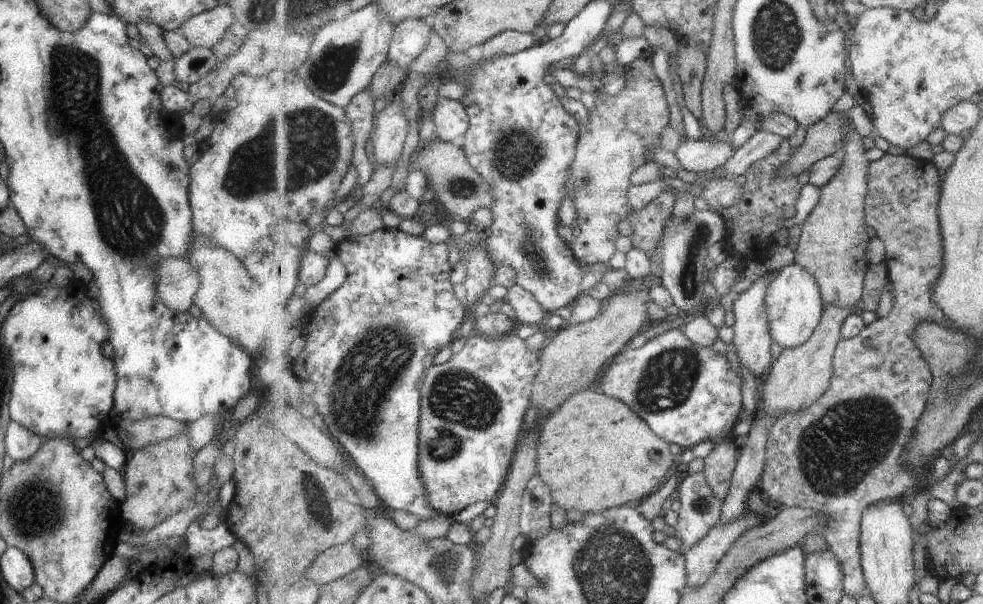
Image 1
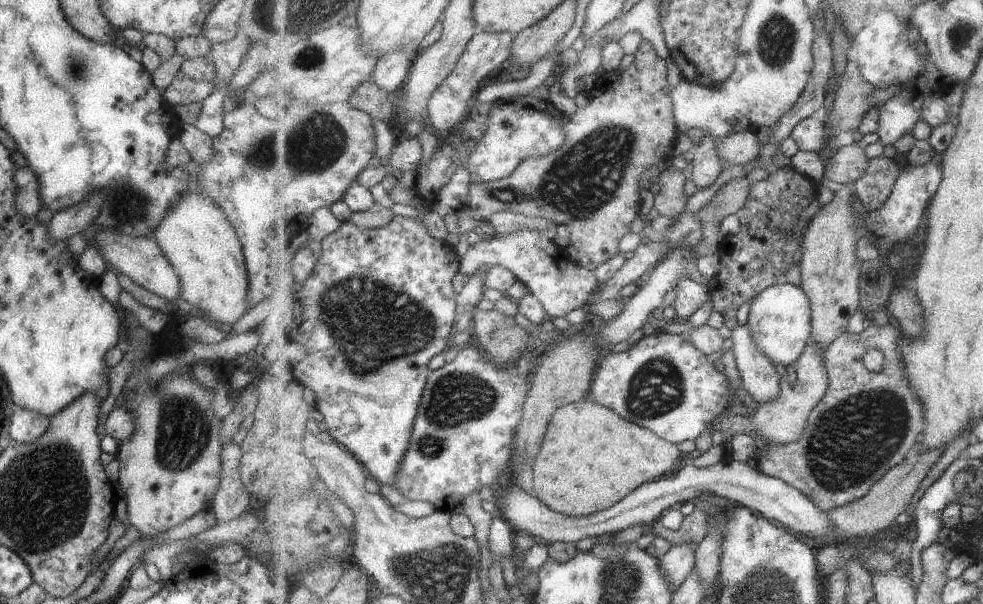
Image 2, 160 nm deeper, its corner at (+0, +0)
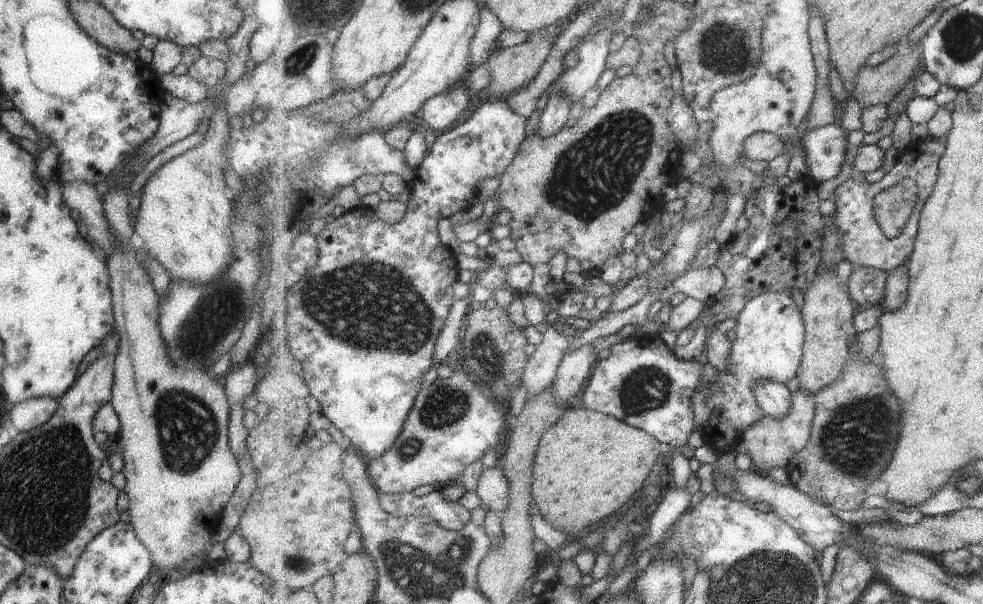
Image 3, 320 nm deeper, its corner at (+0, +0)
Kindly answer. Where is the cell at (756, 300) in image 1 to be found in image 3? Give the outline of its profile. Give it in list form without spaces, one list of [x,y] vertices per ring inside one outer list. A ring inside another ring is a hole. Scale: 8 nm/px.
[[[765,379],[754,386],[758,405],[772,419],[784,419],[792,409],[792,393],[783,383]]]

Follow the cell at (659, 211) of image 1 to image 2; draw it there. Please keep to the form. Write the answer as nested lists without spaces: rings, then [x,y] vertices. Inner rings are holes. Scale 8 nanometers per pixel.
[[[673,164],[659,173],[657,180],[662,188],[654,197],[653,207],[661,215],[678,217],[683,215],[687,206],[687,194],[685,194],[685,174]]]

